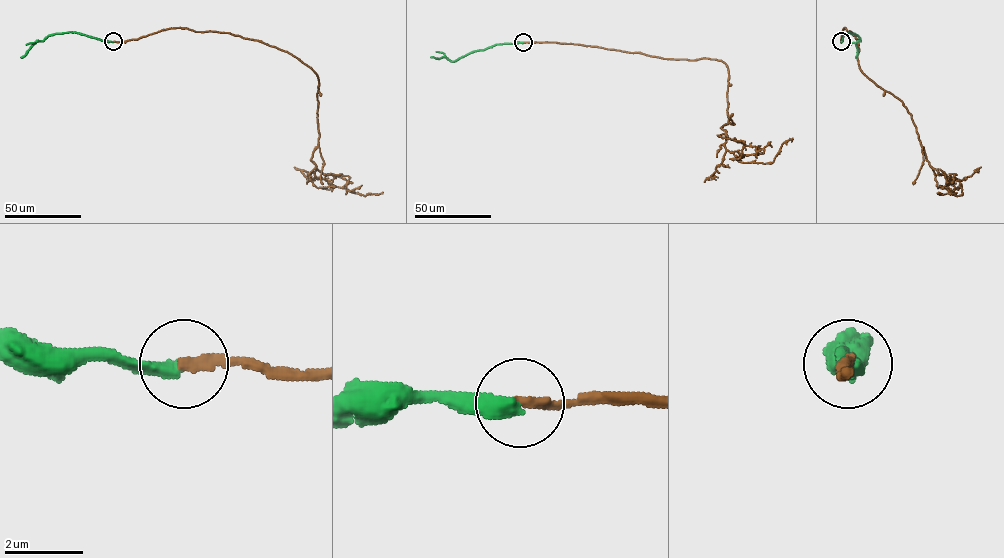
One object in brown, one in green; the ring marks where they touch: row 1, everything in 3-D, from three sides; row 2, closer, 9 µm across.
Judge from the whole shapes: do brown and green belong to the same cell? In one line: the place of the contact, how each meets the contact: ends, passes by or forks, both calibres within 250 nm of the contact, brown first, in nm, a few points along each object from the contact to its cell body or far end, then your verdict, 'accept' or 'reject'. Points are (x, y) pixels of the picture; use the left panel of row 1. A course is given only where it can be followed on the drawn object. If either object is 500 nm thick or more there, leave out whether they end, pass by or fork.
(113, 41) | brown ends | green ends | 280/400 nm | brown via (113, 41), (187, 28), (286, 51), (318, 79), (315, 175), (363, 195), (381, 193) | green via (113, 41), (73, 32), (56, 33), (37, 41), (21, 57) | reject

